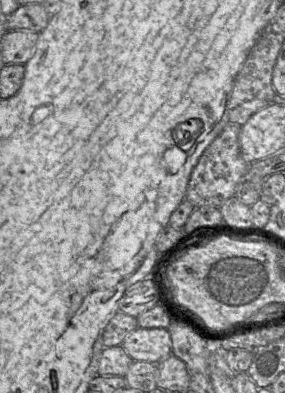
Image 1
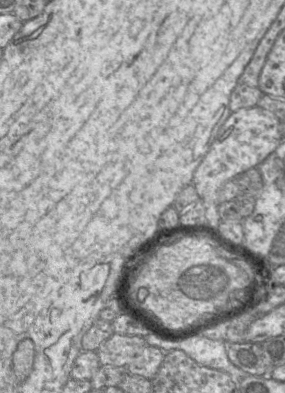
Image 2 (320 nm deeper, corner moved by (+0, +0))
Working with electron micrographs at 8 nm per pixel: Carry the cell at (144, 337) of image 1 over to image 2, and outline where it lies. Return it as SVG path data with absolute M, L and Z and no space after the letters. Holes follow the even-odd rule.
M114 333L96 352L101 365L126 368L146 346L145 337Z

